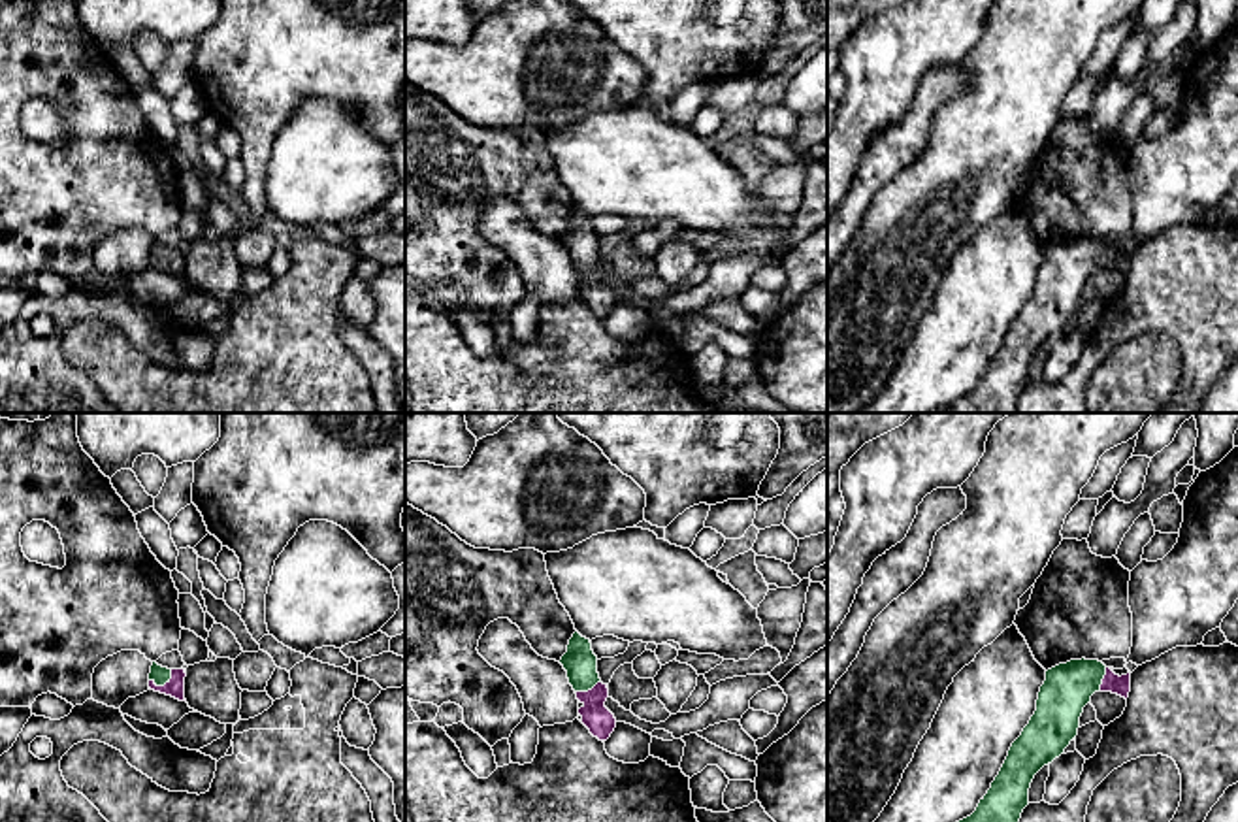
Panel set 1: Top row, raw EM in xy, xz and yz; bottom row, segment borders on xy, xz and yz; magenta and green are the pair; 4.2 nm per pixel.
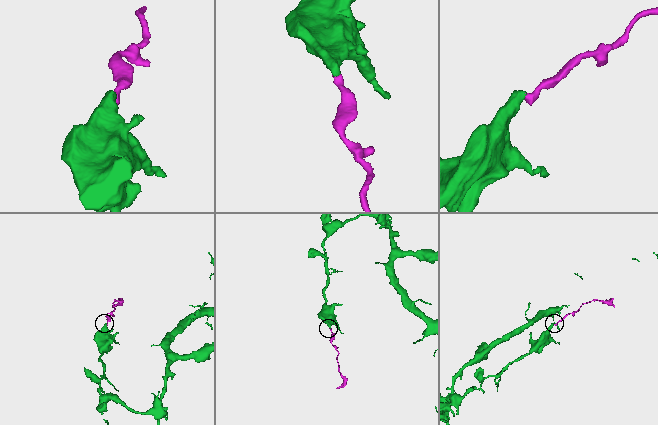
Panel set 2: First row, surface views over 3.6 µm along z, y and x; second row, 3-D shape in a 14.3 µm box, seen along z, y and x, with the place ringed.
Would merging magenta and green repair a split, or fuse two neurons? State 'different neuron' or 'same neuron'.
same neuron

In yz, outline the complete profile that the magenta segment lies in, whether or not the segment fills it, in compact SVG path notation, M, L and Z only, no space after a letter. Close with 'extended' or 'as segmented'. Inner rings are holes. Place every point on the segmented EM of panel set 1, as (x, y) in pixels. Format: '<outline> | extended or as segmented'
M1085 658L1048 669L1034 715L976 811L959 822L1019 822L1034 775L1076 739L1083 707L1099 690L1127 699L1131 673L1119 677L1102 662Z | extended

